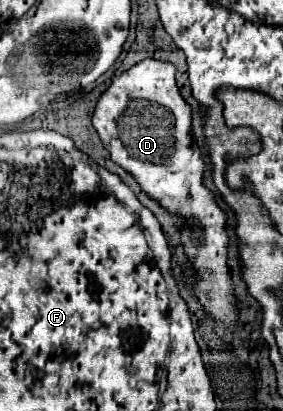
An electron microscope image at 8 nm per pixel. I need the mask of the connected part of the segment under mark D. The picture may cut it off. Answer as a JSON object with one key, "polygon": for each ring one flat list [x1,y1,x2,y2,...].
{"polygon":[[144,59,136,63,132,69,114,79,112,85,102,93,92,117,92,125,98,131,104,147,110,151,112,161,132,173,150,197,160,201,160,205,170,213,184,217,188,223,202,223,194,229,182,229,184,249,192,257,198,271,194,291,200,303,206,305,224,327,230,329,236,325,238,315,230,295,232,283,226,267,226,213,216,205,214,195,202,185,204,161,190,135,192,109,180,97,174,73,174,65,164,61]]}

